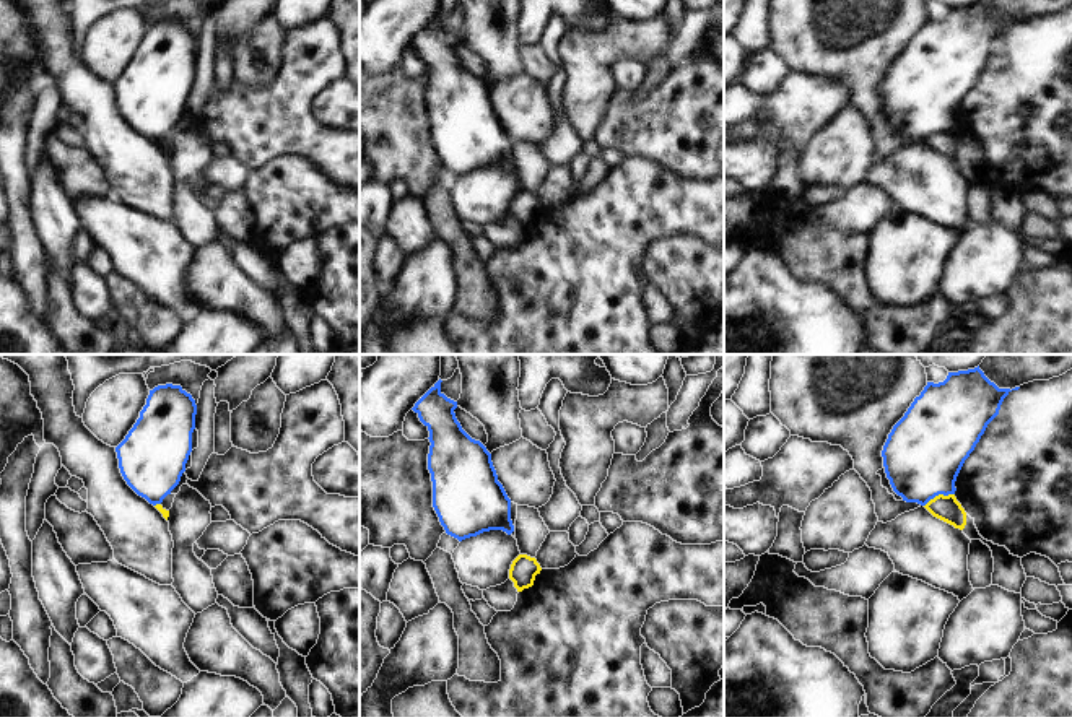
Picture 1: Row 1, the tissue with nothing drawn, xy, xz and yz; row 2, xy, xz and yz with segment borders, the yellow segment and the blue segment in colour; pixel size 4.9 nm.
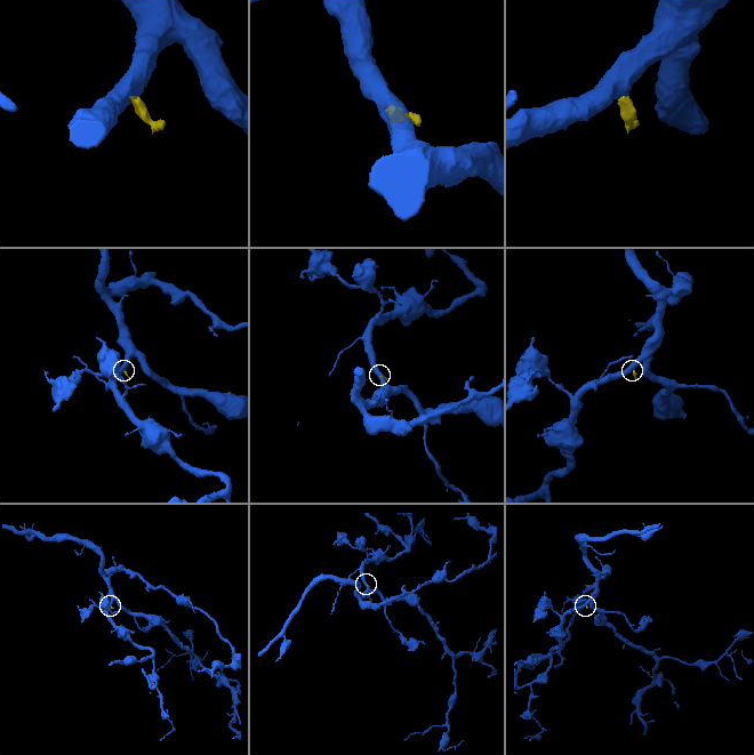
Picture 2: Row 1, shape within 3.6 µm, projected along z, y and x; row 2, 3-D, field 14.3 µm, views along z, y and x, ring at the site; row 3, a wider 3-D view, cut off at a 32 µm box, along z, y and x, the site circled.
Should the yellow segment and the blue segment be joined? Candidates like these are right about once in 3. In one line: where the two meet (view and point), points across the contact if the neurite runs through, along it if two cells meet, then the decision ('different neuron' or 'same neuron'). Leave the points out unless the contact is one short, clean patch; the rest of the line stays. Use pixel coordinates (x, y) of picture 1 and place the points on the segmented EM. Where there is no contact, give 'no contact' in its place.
yz (939, 495) | along yz (954, 493), (936, 495), (924, 506) | different neuron

